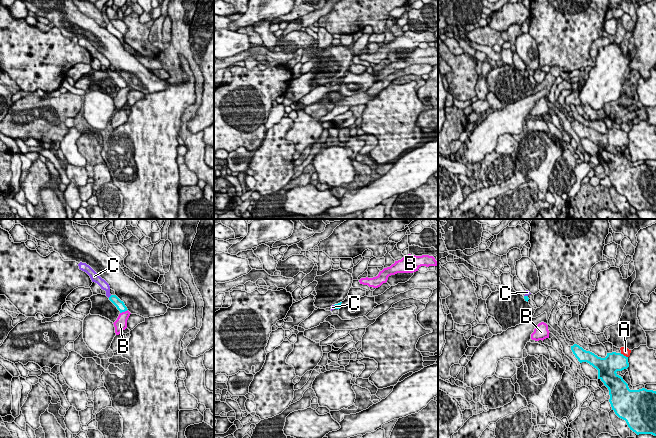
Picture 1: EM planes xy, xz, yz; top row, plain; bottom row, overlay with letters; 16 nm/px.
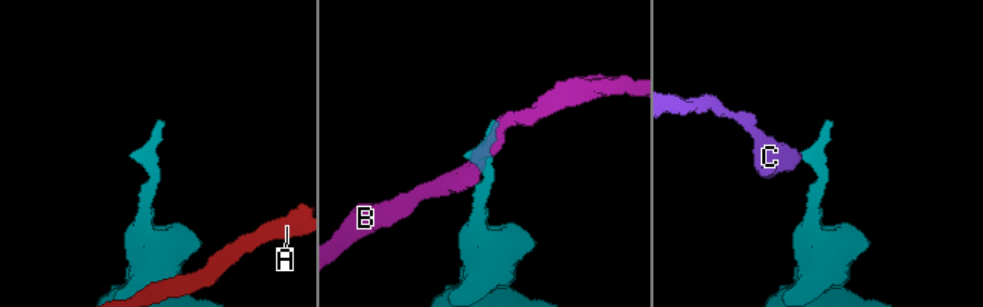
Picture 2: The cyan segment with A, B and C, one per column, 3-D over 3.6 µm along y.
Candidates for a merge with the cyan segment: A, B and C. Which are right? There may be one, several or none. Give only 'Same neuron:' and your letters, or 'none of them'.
Same neuron: C

